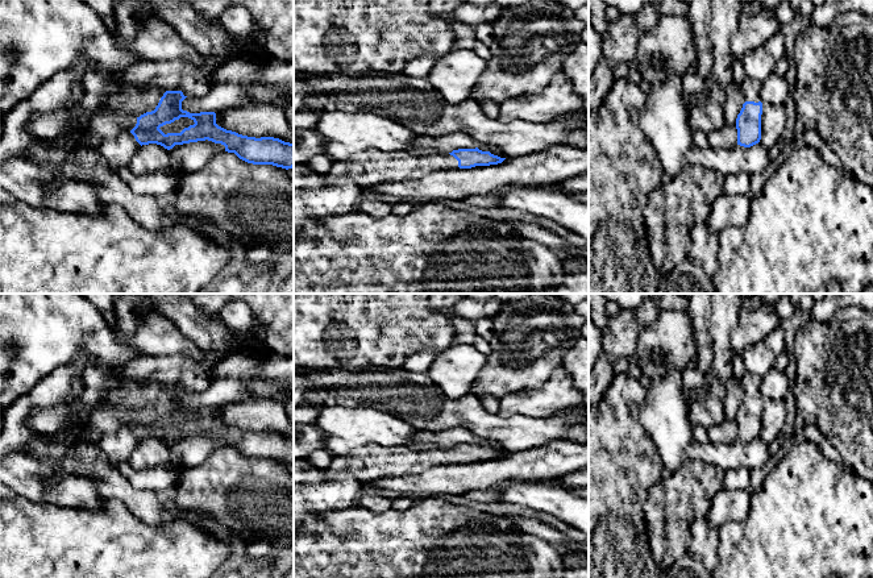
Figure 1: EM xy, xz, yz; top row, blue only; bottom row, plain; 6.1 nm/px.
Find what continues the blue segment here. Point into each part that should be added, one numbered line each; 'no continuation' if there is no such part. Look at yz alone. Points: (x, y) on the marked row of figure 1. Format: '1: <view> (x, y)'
1: yz (751, 88)

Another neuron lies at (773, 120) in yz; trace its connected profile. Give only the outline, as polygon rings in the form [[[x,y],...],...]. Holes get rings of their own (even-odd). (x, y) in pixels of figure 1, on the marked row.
[[[762,104],[761,140],[760,142],[770,149],[782,138],[786,126],[786,109],[783,105]]]

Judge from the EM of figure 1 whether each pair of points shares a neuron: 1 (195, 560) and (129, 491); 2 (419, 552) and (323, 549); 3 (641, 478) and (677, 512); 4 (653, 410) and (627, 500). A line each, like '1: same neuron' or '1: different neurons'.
1: different neurons
2: same neuron
3: different neurons
4: different neurons

